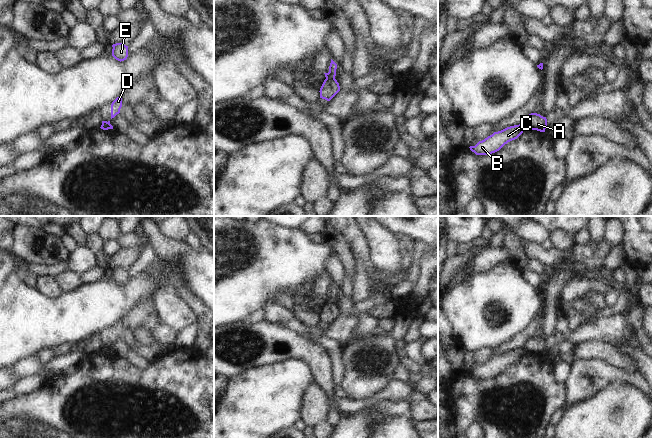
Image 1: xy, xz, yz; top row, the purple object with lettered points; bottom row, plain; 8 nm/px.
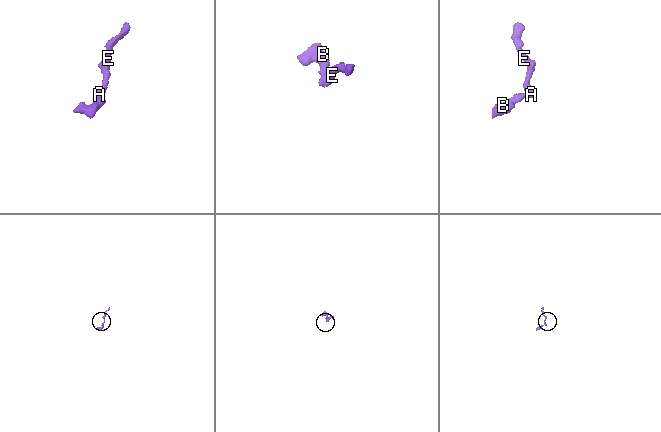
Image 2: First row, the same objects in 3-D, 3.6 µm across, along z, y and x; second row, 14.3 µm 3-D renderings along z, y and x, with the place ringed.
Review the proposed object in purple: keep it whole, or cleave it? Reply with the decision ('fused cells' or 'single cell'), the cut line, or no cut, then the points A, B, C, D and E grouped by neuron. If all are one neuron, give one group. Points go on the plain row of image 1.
fused cells | xz (326, 301), (334, 303) | A D E / B C

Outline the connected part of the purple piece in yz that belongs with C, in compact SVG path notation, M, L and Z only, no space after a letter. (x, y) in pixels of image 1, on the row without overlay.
M524 348L507 351L501 355L494 356L475 370L470 370L470 374L476 379L489 379L499 375L508 366L517 363L525 354Z

